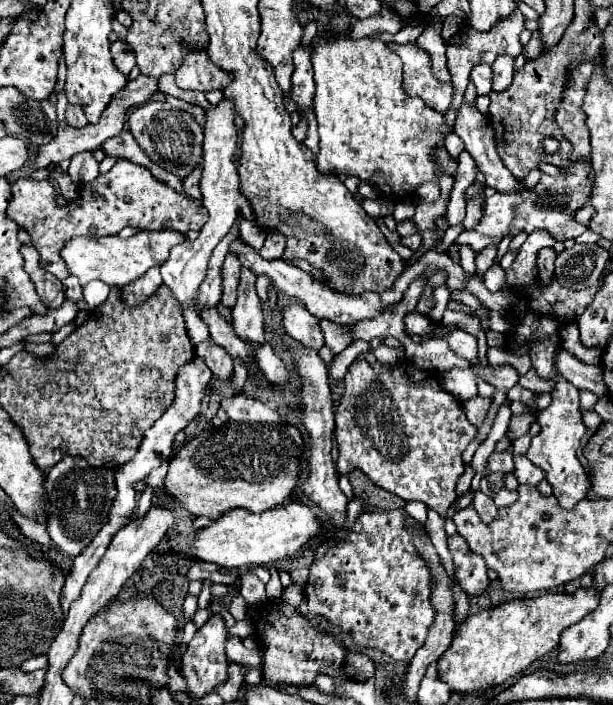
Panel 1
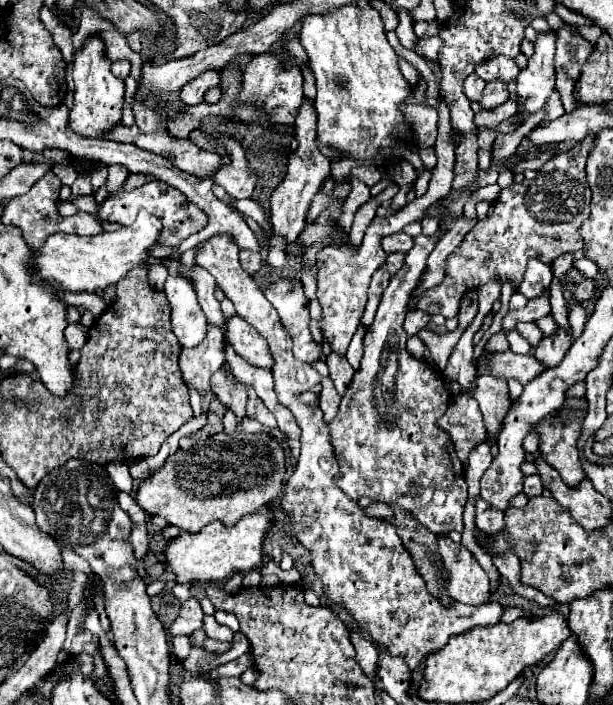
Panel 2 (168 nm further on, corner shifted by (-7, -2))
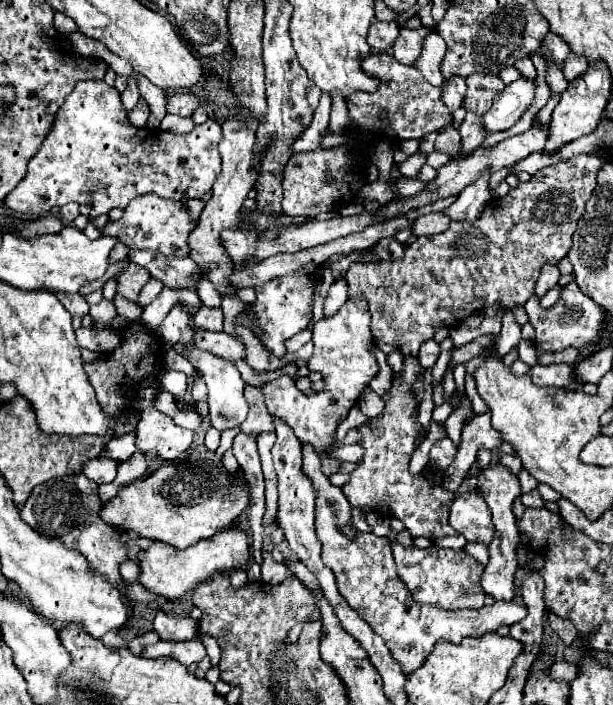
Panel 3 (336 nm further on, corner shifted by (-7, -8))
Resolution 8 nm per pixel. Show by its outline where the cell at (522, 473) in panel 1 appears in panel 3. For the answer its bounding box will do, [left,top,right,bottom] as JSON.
[520,490,544,508]

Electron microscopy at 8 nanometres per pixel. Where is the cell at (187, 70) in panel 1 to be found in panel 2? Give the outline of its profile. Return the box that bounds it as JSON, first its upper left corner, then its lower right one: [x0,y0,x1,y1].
[180,70,218,106]

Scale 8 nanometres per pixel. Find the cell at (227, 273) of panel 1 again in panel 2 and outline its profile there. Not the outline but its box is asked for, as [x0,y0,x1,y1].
[224,316,272,368]

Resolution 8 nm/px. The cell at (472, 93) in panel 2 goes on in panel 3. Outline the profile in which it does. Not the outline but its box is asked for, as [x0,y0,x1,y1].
[442,76,468,112]

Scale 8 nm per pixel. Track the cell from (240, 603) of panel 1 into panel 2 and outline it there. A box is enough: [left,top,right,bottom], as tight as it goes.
[214,610,238,632]

